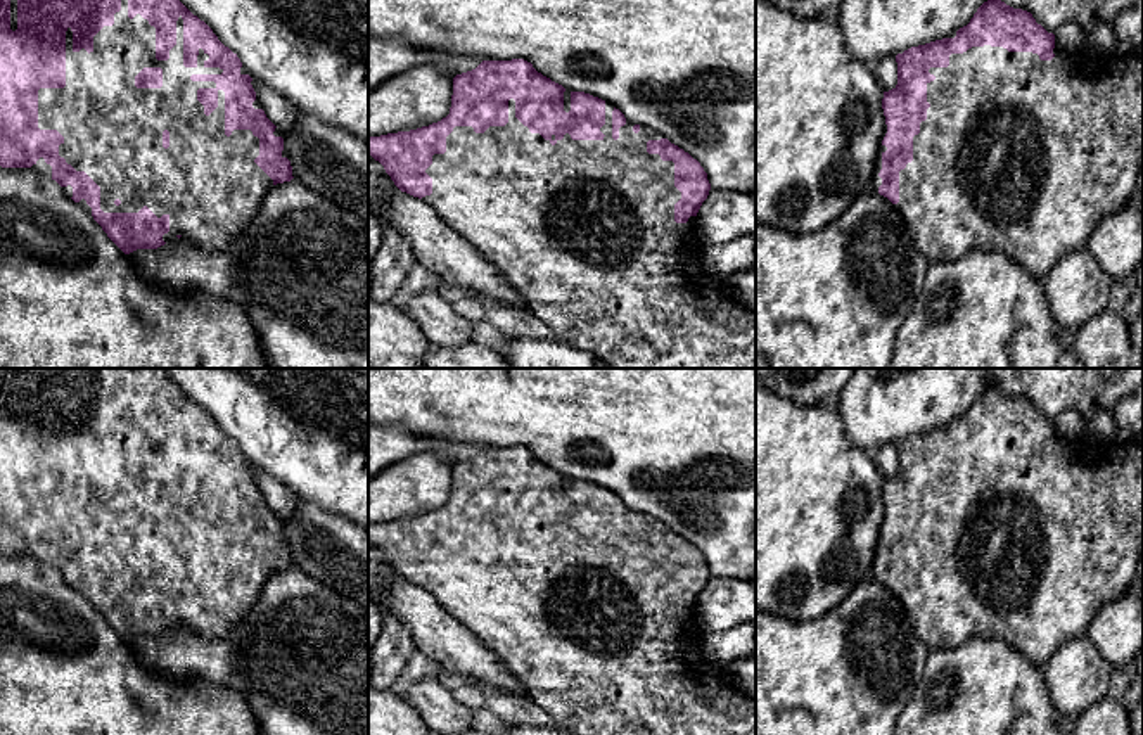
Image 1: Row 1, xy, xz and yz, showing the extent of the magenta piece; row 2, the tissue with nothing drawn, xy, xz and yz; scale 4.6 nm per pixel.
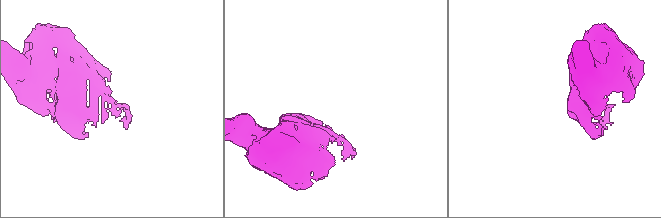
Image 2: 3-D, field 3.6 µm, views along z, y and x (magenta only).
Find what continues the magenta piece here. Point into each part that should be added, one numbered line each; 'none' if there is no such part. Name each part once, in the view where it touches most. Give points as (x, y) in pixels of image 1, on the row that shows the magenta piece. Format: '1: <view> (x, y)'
1: xy (210, 185)

